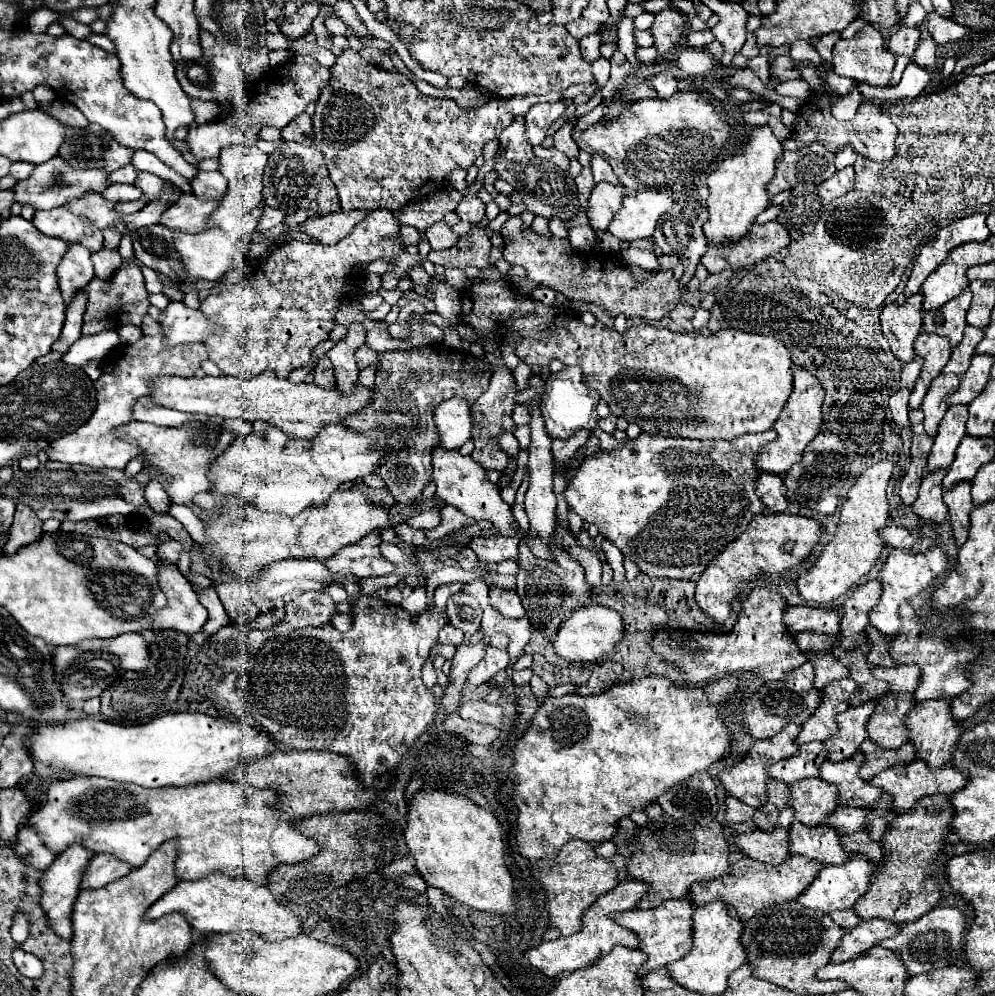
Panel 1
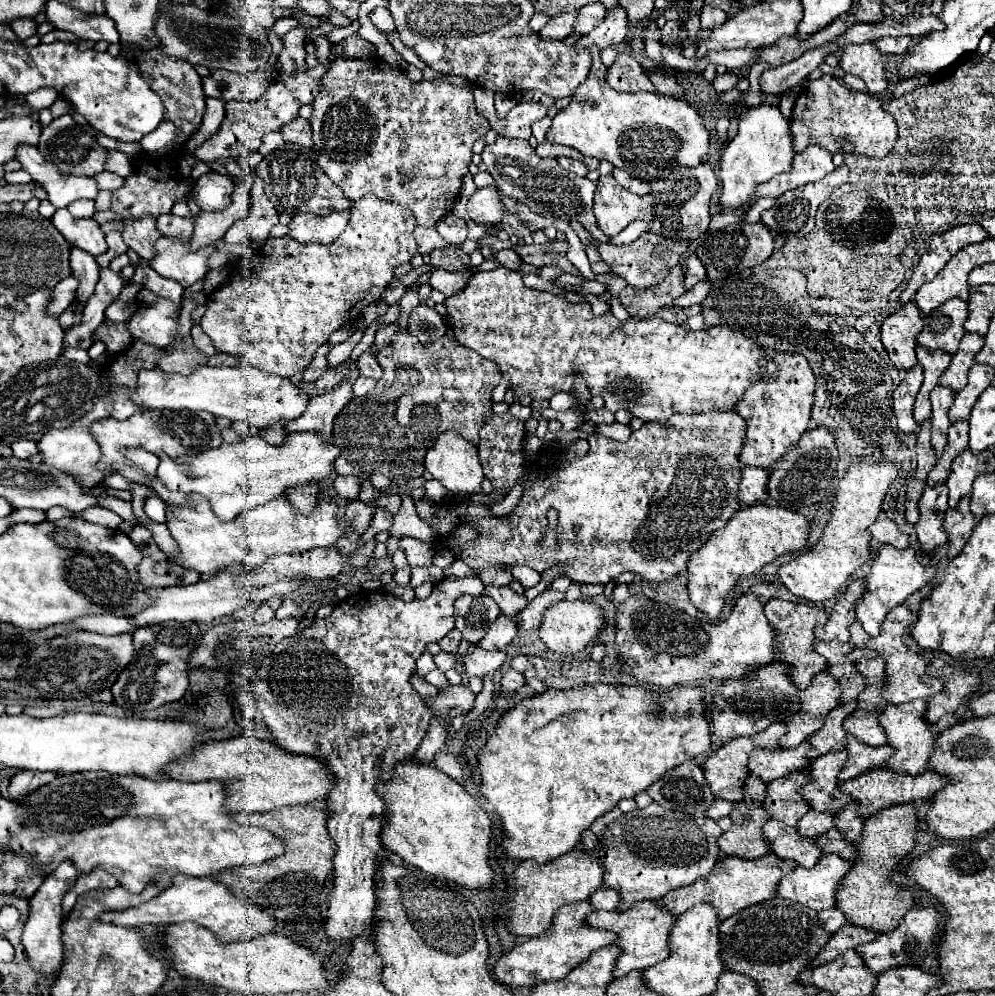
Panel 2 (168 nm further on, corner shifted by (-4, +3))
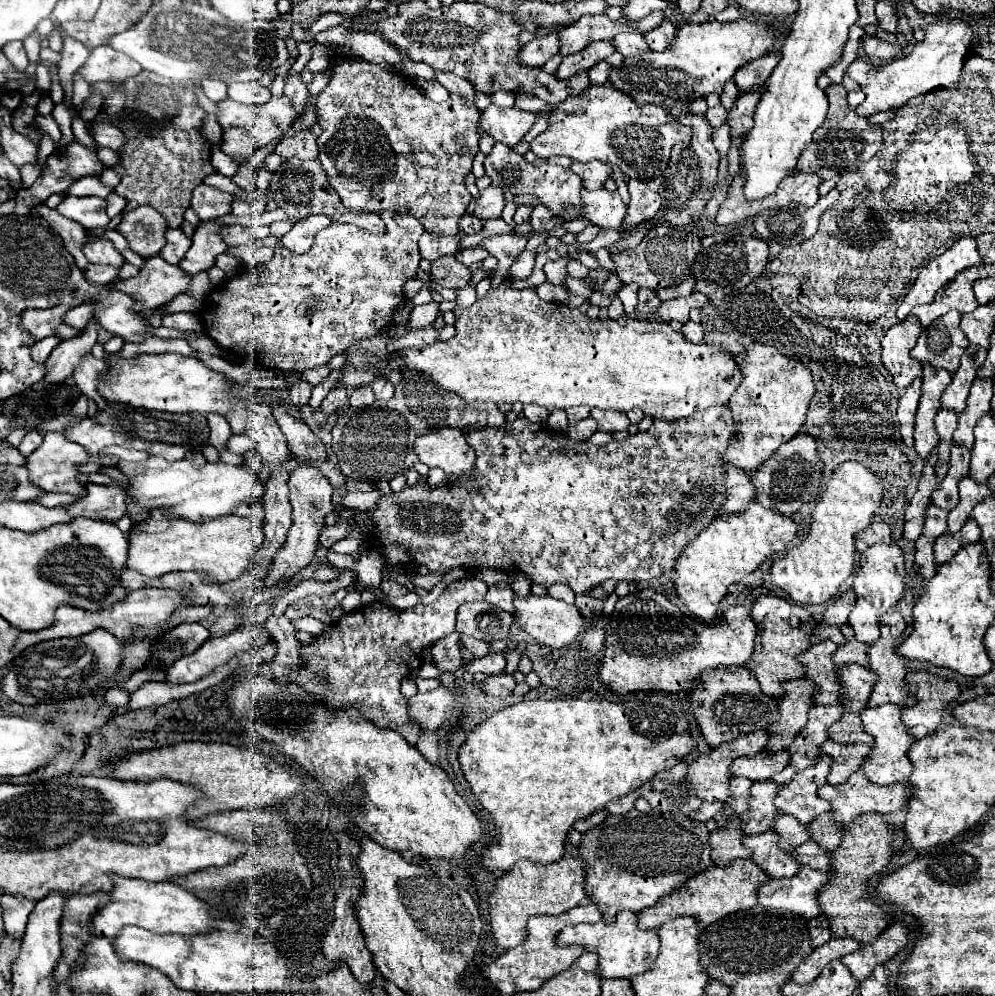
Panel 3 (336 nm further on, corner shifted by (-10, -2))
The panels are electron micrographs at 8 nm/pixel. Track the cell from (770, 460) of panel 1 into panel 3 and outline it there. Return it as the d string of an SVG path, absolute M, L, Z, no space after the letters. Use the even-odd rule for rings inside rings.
M754 343L748 345L744 353L736 355L736 359L744 373L744 381L730 399L738 437L730 443L730 449L726 449L722 459L738 469L752 471L752 467L762 465L762 461L774 455L782 443L798 435L806 421L808 405L816 387L806 365L782 355L774 347Z

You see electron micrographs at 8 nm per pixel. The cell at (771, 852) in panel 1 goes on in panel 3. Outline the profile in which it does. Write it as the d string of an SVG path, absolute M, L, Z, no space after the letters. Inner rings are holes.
M732 819L728 827L720 827L714 833L710 833L712 843L712 861L718 867L726 867L734 859L750 859L750 849L742 845L742 823L738 819Z

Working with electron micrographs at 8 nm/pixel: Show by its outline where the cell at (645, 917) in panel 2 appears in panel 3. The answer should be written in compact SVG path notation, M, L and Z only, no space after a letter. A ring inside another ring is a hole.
M632 911L618 913L616 921L598 921L598 923L580 923L564 927L558 935L558 945L582 945L586 951L598 953L598 967L602 979L630 979L644 973L654 965L660 949L656 929L638 929L638 917Z

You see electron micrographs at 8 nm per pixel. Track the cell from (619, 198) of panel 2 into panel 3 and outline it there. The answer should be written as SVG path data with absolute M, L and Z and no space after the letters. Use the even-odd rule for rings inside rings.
M608 189L584 191L582 201L584 201L584 217L588 221L596 223L602 229L622 231L628 205L620 199L618 191Z

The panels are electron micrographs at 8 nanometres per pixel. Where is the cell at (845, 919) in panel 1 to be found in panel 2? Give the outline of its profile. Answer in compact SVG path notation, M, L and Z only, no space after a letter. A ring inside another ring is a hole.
M838 908L822 910L822 912L818 914L818 920L820 920L822 928L824 928L828 934L834 934L836 930L840 930L840 928L846 924L846 918L844 918L844 914L842 914Z

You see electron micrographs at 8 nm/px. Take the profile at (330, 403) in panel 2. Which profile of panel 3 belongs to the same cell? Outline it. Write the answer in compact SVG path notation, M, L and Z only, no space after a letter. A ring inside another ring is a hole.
M300 461L300 465L290 473L288 487L290 487L290 505L292 505L292 527L286 535L284 545L278 549L270 565L270 571L264 579L266 585L274 585L280 579L294 579L300 573L300 569L314 559L318 549L318 537L320 537L320 531L324 529L324 517L330 511L334 511L334 505L330 501L334 489L330 481L322 475L322 471L312 467L310 461Z

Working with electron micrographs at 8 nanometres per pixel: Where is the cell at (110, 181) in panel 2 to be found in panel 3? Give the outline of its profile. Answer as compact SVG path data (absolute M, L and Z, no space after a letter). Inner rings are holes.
M82 177L78 179L78 183L74 183L74 187L68 189L70 195L98 195L102 199L106 199L110 193L112 193L112 187L104 185L100 179L94 179L94 177Z

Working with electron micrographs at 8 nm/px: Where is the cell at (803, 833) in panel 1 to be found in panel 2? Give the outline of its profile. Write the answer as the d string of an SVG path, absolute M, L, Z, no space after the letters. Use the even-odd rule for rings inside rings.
M768 820L762 832L770 852L782 860L794 860L802 868L812 868L822 856L814 840L804 840L802 836L798 836L796 828L788 828L778 820Z

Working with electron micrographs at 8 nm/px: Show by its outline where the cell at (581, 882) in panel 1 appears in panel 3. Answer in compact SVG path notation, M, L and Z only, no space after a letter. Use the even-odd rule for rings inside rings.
M562 857L560 861L550 865L534 863L528 859L518 861L512 871L498 879L496 889L488 899L496 945L502 949L512 949L514 945L520 945L526 939L528 919L534 915L560 915L572 907L588 903L584 885L586 869L578 857Z

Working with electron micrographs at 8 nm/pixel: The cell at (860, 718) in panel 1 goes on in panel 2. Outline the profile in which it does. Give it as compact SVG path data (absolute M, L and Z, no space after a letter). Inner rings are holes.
M846 702L846 704L838 704L836 708L830 710L830 714L824 718L824 726L814 732L812 736L808 736L810 742L810 750L808 750L808 760L816 760L822 754L828 752L838 752L844 750L844 718L848 714L852 714L852 708L856 708L856 702Z

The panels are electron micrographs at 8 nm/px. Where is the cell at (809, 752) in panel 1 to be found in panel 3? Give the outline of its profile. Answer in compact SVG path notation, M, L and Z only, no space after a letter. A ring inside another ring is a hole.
M788 751L778 753L758 753L758 757L742 757L732 763L730 771L736 777L746 777L752 781L766 781L780 773L790 763Z

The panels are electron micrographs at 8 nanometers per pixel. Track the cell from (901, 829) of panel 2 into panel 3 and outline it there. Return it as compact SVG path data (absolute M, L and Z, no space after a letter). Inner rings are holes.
M866 813L844 827L842 845L832 853L832 879L818 895L820 909L828 917L834 937L852 937L862 943L872 943L890 925L892 917L882 913L882 907L866 895L866 889L870 877L888 867L894 851L894 827L878 813Z

